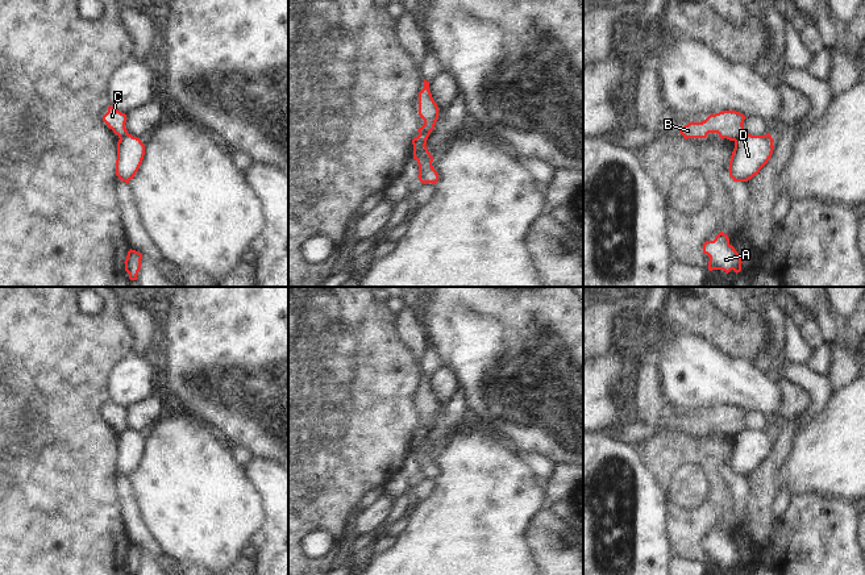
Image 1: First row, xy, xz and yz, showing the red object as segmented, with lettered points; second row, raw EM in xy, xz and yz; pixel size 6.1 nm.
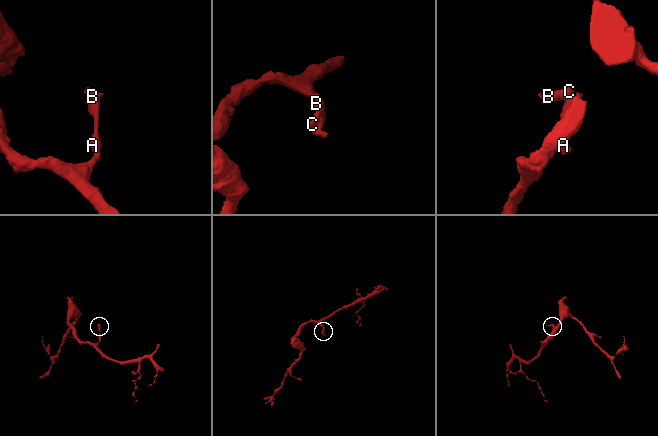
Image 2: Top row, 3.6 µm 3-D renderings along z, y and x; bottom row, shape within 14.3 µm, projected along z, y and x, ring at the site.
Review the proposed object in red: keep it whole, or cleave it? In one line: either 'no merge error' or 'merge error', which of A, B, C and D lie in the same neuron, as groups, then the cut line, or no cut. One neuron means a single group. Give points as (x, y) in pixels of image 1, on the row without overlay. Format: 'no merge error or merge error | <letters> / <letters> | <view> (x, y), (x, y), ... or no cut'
merge error | A D / B C | xz (424, 440), (414, 453)

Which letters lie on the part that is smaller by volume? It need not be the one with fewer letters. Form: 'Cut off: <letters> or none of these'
Cut off: B, C.

